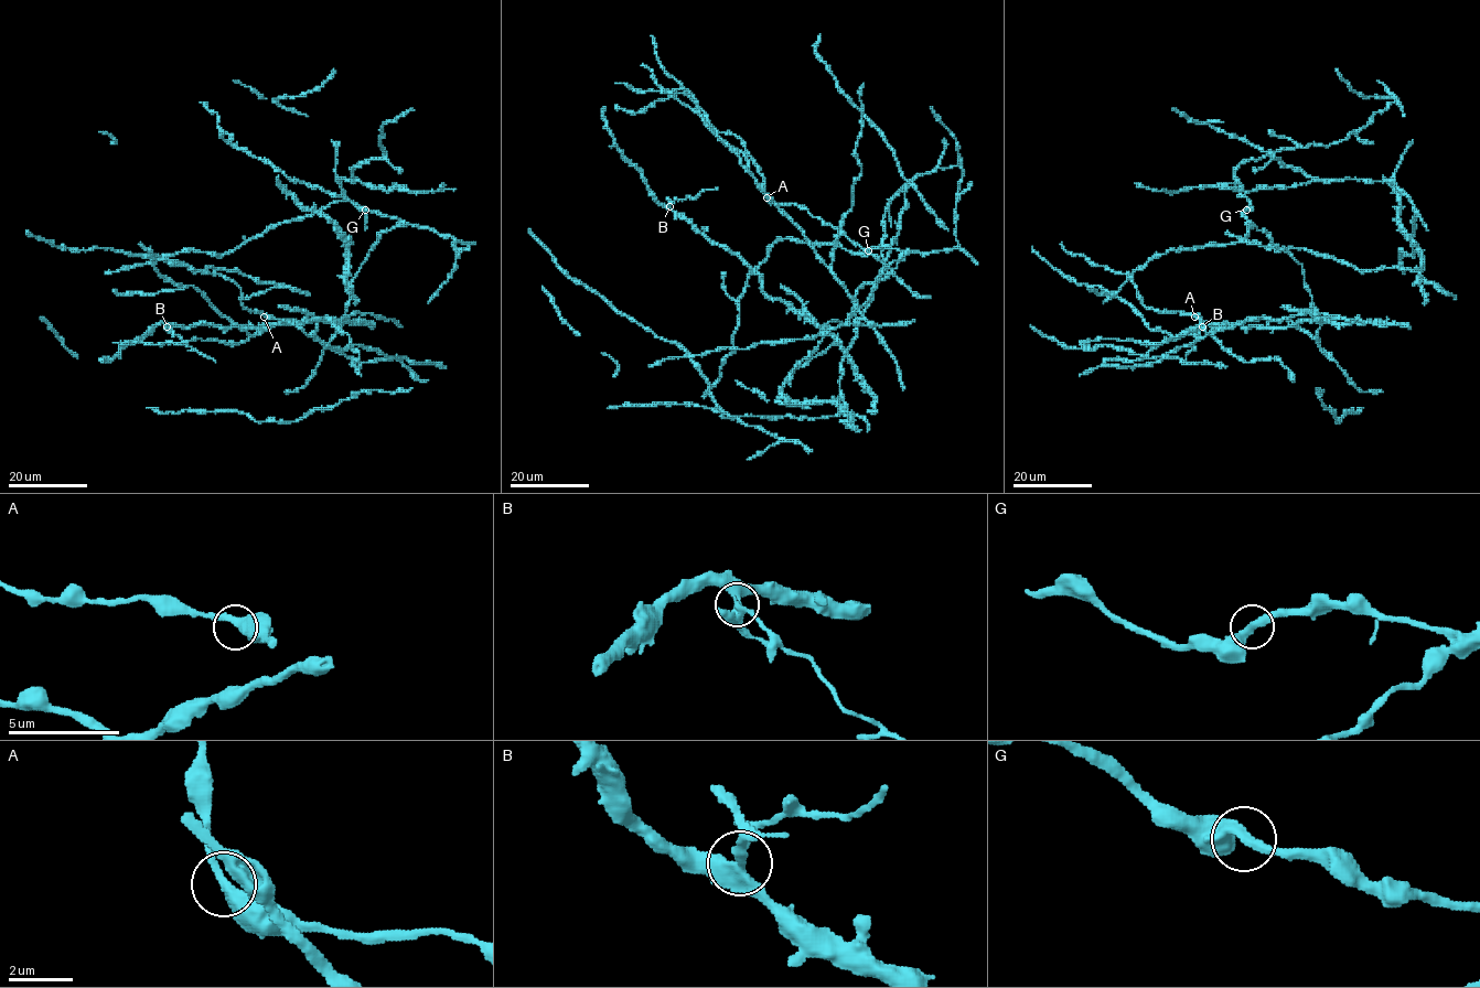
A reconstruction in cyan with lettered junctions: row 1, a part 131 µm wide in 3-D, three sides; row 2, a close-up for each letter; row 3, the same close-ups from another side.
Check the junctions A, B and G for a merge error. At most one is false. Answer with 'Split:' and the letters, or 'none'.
Split: B

